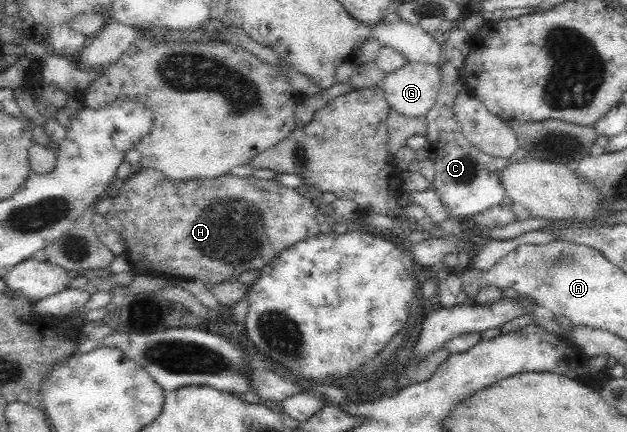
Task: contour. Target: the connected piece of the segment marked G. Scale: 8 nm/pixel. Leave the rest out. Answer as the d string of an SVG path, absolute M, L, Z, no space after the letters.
M408 62L402 69L386 74L380 86L390 109L406 117L424 117L434 107L441 88L440 67Z

